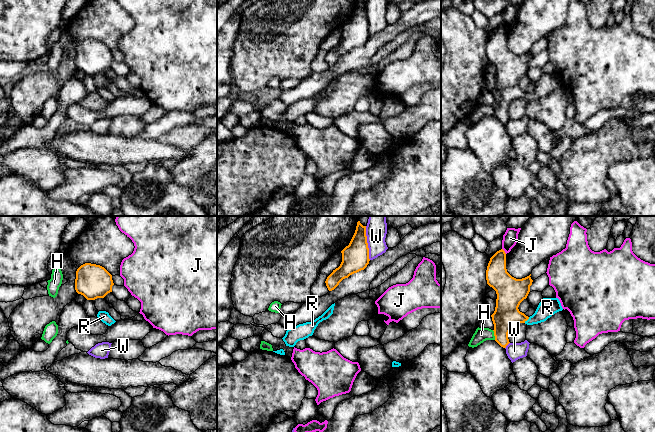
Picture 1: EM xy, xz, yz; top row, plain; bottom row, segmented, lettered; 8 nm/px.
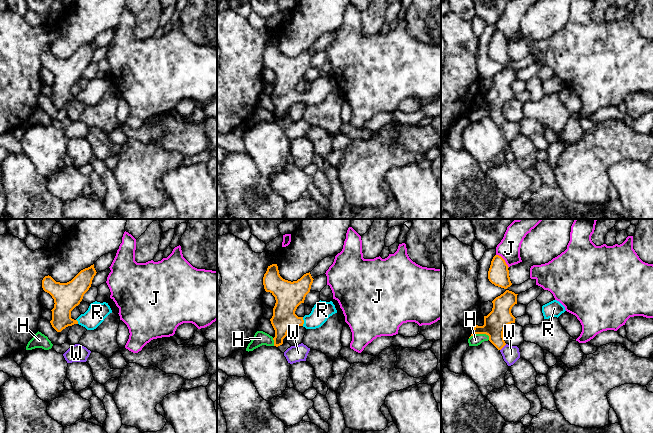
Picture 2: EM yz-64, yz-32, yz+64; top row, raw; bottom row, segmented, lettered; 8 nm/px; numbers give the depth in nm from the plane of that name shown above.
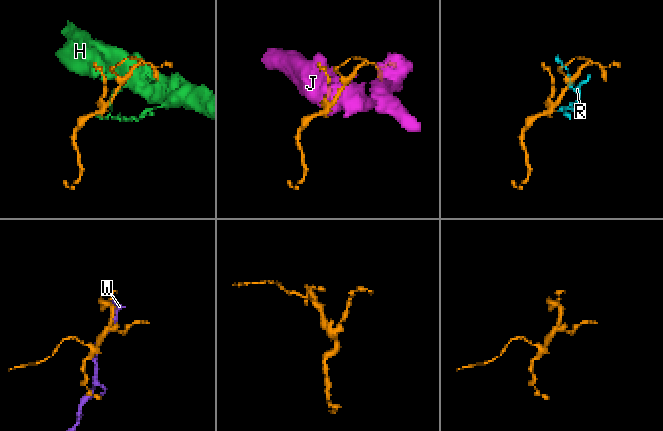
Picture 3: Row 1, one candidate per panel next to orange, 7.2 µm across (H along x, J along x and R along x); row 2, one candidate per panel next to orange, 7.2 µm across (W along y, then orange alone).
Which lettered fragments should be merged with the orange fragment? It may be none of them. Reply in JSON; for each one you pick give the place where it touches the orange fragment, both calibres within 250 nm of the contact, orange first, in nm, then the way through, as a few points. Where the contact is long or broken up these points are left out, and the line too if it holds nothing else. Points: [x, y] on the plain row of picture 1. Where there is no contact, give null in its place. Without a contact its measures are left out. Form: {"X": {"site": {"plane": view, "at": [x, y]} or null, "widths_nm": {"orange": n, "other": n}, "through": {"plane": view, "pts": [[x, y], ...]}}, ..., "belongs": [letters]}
{"R": {"site": {"plane": "yz", "at": [526, 96]}, "widths_nm": {"orange": 220, "other": 150}, "through": {"plane": "yz", "pts": [[511, 69], [511, 84], [526, 96], [535, 95], [547, 83]]}}, "belongs": ["R"]}

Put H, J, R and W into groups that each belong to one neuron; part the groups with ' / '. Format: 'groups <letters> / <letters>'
groups H / J / R / W

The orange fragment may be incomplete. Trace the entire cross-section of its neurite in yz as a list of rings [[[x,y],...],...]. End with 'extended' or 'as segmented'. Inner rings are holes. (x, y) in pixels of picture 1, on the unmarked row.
[[[503,25],[497,27],[491,34],[486,46],[487,60],[497,70],[496,83],[491,91],[494,100],[495,117],[503,124],[510,119],[508,109],[517,99],[527,101],[546,97],[563,84],[558,74],[543,74],[535,89],[528,93],[520,88],[520,79],[527,74],[533,56],[531,50],[522,55],[512,53],[506,45],[506,29]]]; extended

